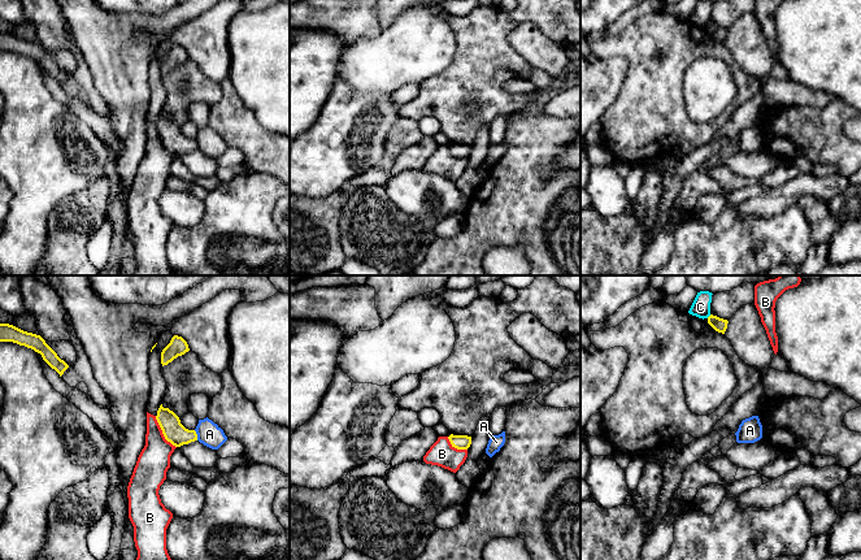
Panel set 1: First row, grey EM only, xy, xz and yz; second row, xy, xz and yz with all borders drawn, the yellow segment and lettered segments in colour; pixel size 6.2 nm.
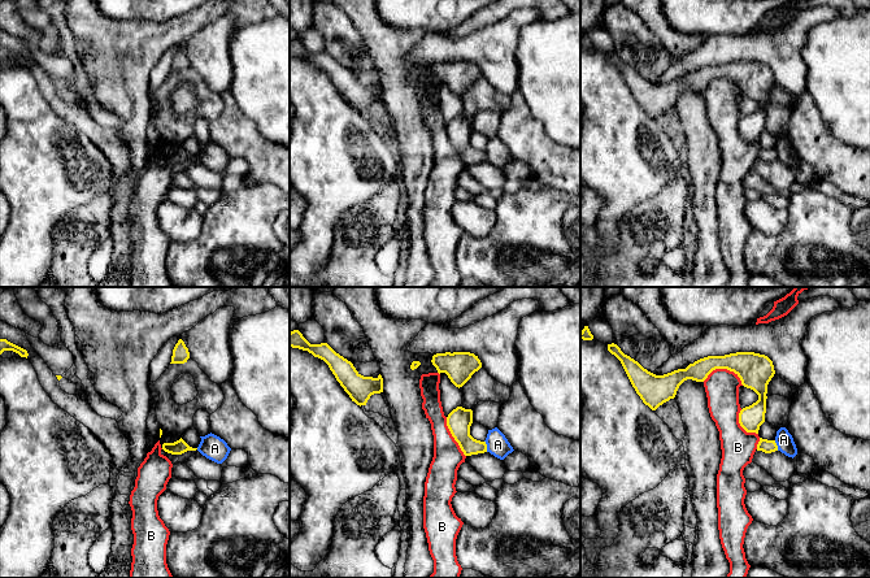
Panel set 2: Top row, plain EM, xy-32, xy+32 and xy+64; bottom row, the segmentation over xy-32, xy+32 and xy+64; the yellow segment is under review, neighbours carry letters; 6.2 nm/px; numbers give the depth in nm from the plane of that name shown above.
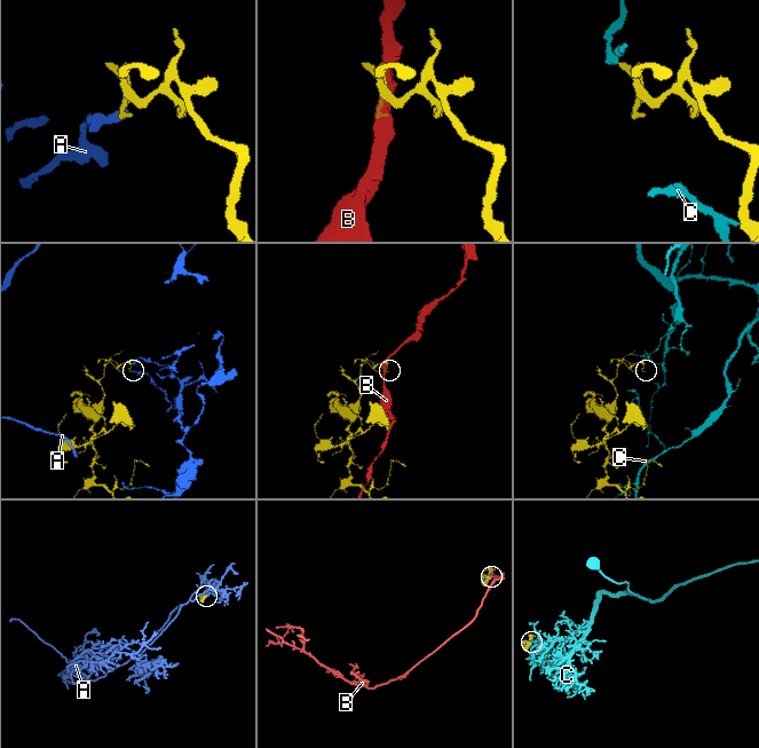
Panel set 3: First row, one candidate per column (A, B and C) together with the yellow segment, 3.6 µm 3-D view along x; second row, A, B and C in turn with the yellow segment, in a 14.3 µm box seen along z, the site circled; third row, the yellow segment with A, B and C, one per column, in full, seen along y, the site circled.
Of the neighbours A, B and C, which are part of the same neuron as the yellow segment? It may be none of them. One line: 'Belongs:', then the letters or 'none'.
Belongs: none

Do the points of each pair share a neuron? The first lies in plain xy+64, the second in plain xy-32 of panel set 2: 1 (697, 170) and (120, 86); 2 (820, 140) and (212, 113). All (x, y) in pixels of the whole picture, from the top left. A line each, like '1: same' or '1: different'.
1: same
2: different

